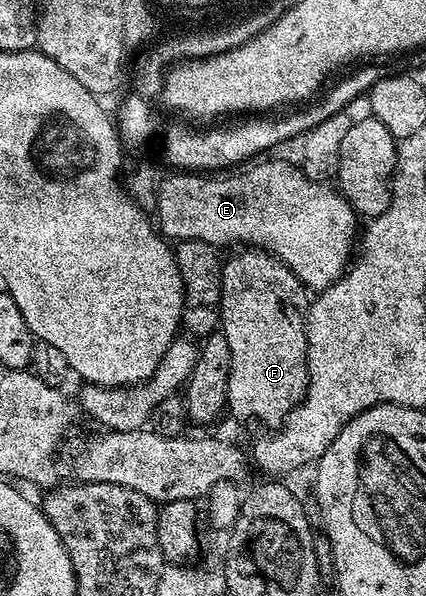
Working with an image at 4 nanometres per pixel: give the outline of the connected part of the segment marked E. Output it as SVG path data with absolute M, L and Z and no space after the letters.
M273 158L262 159L232 174L194 174L178 171L176 174L169 174L173 176L166 175L156 188L155 220L159 225L160 235L173 242L202 240L213 244L218 250L225 250L228 244L263 248L271 255L278 256L306 289L329 288L344 274L354 259L355 233L358 231L359 217L340 191L333 189L332 192L324 183L307 178L286 160L269 159Z

